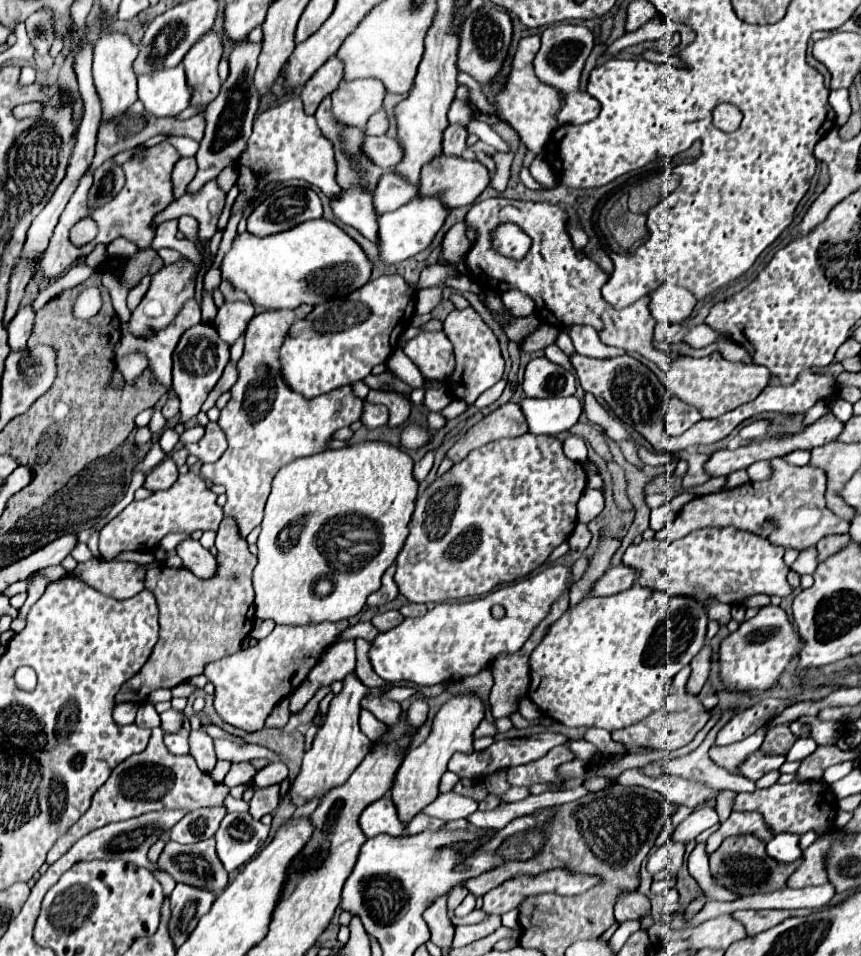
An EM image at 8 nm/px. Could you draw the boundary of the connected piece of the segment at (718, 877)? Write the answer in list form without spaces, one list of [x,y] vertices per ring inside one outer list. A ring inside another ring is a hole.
[[[743,835],[741,839],[725,839],[725,843],[719,847],[717,853],[713,853],[709,857],[709,861],[711,861],[713,879],[721,887],[739,893],[741,897],[753,895],[757,891],[785,889],[787,877],[797,867],[797,863],[789,865],[789,867],[781,867],[779,863],[773,863],[773,859],[769,859],[769,855],[765,855],[765,843],[761,843],[759,839],[753,839],[751,835],[749,837]]]

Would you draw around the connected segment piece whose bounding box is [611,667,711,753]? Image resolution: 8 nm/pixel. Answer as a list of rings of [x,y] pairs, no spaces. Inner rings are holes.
[[[685,667],[681,669],[673,683],[671,683],[671,689],[667,693],[667,699],[665,699],[665,707],[649,717],[645,717],[641,723],[635,723],[631,727],[625,727],[621,731],[613,731],[611,737],[613,741],[619,741],[625,745],[627,753],[633,753],[633,749],[659,749],[659,751],[675,751],[679,747],[685,747],[689,745],[695,735],[705,727],[705,723],[709,721],[711,713],[709,709],[705,709],[701,705],[701,701],[697,699],[697,695],[689,695],[685,685],[687,685],[687,679],[689,679],[689,673],[691,673],[691,667]]]

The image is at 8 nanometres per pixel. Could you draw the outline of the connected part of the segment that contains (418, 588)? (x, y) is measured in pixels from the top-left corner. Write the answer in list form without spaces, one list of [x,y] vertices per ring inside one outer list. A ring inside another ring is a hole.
[[[547,435],[499,439],[471,451],[445,475],[437,477],[417,499],[409,523],[409,537],[395,561],[395,583],[411,603],[445,603],[479,597],[501,583],[517,581],[547,561],[553,549],[565,543],[577,525],[577,501],[587,475],[581,463],[563,455],[561,441]]]

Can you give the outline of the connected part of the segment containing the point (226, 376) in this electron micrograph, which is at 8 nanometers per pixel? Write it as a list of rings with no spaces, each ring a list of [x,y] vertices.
[[[229,363],[229,365],[225,367],[225,373],[223,373],[223,377],[219,379],[217,387],[209,393],[209,397],[207,397],[207,399],[205,399],[205,403],[203,403],[203,411],[205,411],[205,413],[215,405],[215,401],[217,401],[225,391],[229,391],[229,389],[237,383],[237,377],[239,377],[239,373],[237,373],[235,363]]]

